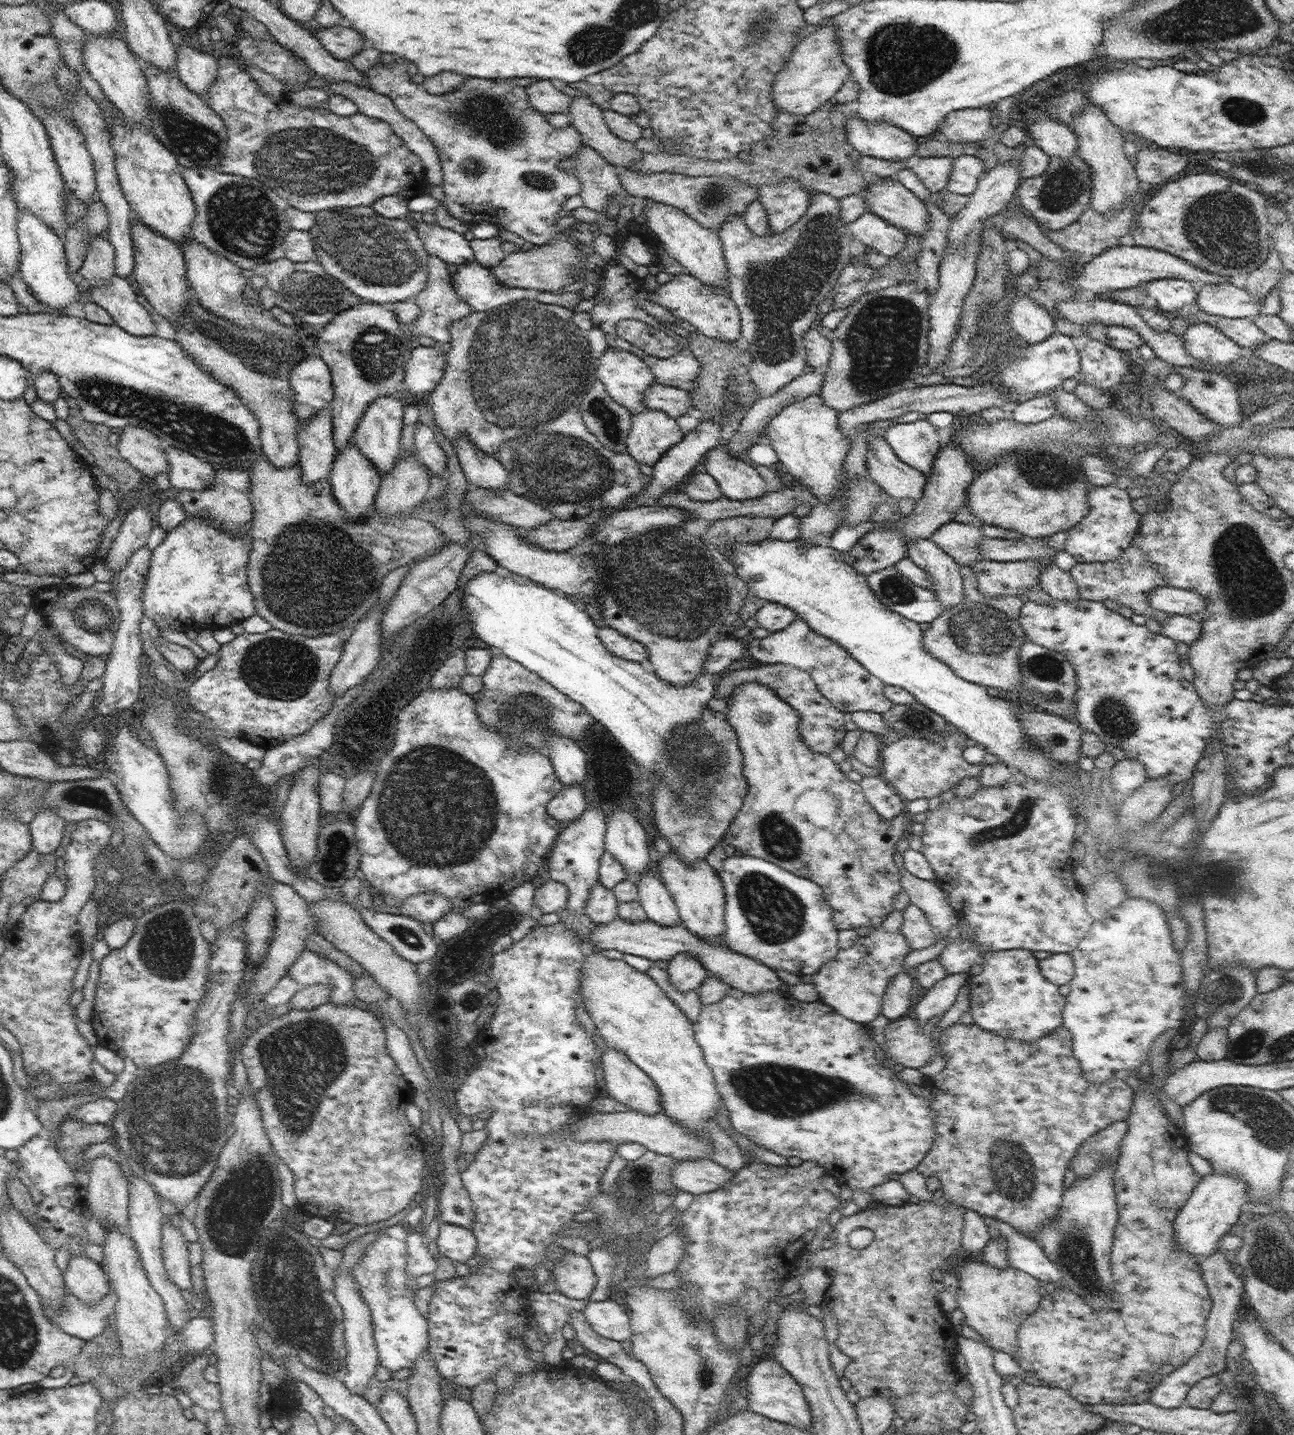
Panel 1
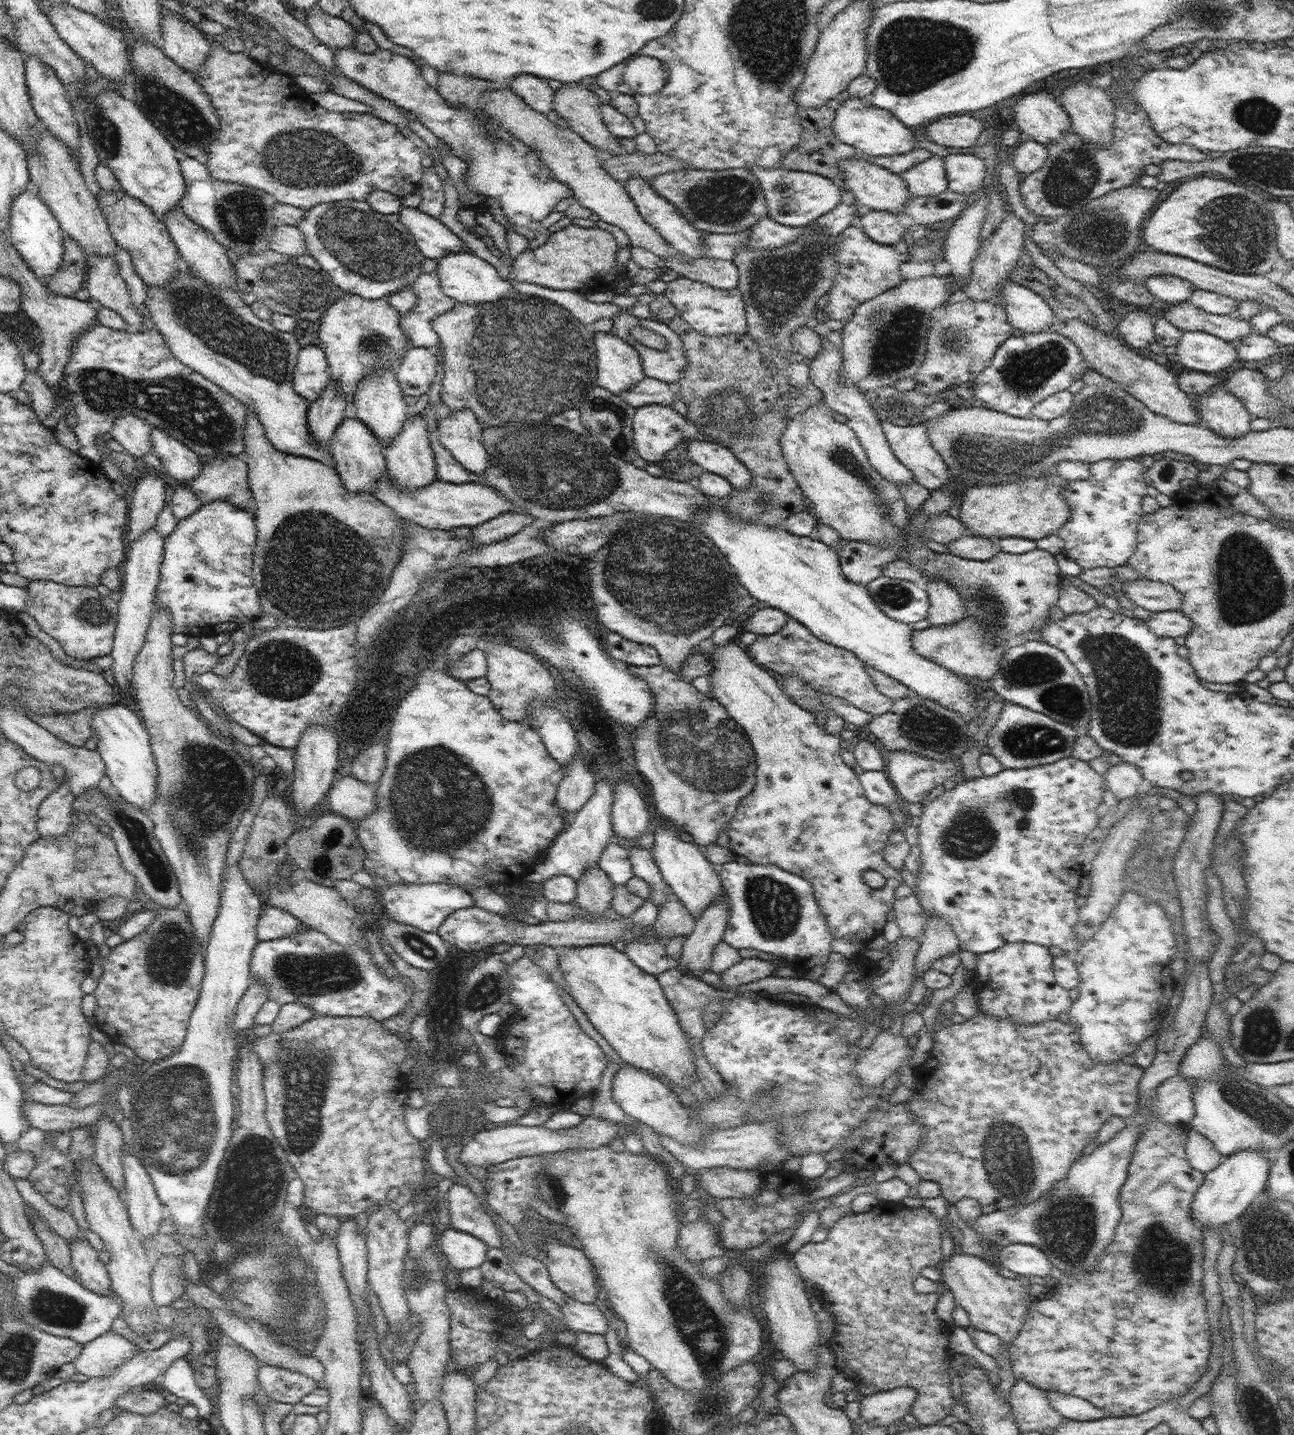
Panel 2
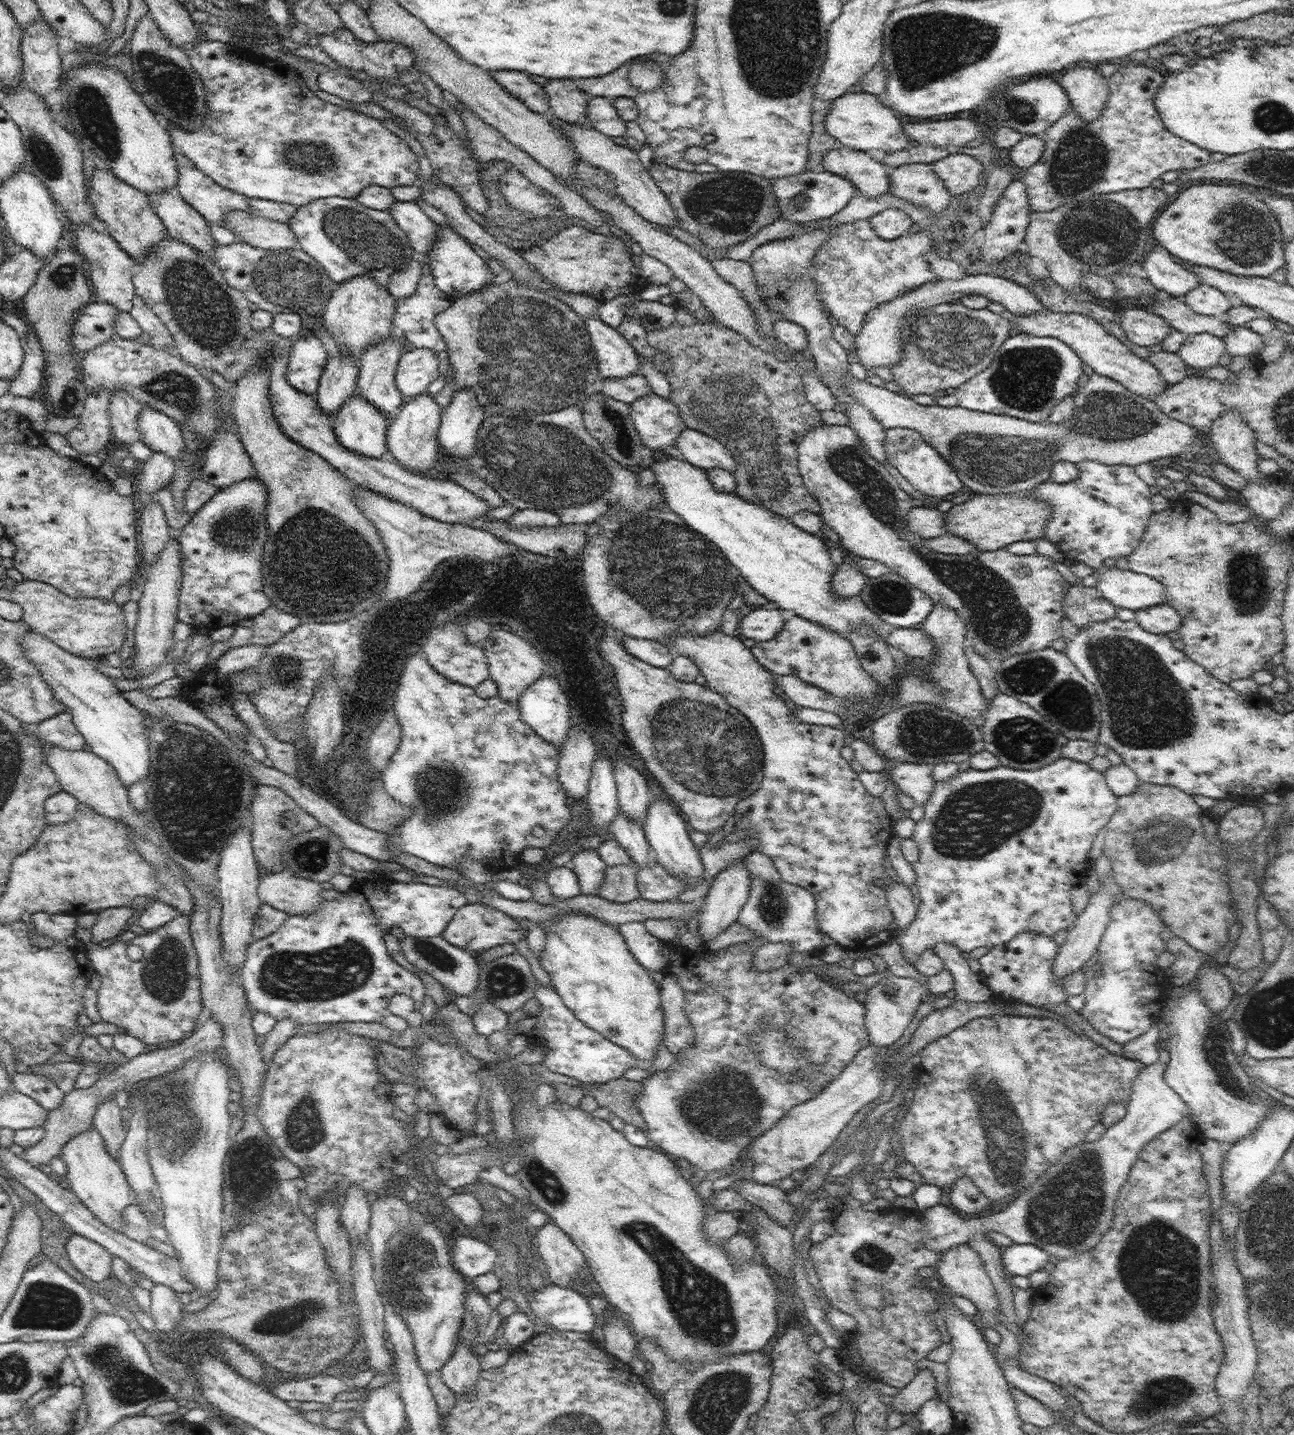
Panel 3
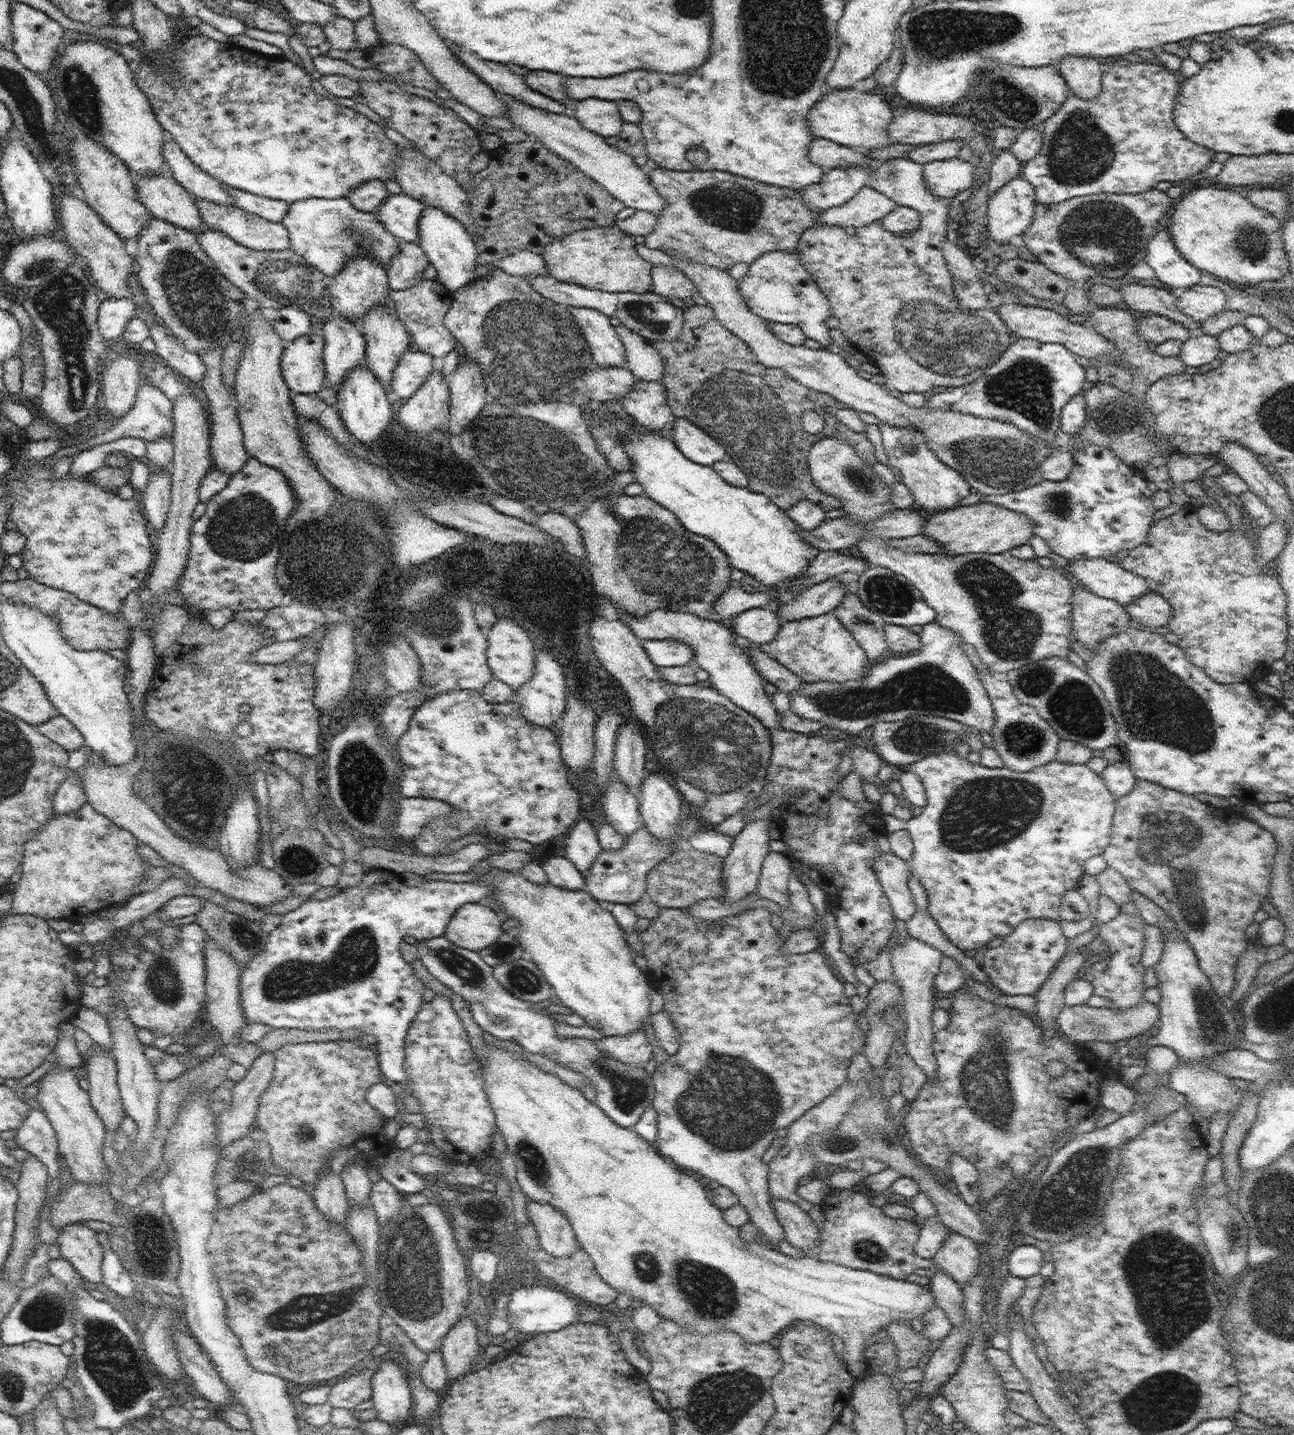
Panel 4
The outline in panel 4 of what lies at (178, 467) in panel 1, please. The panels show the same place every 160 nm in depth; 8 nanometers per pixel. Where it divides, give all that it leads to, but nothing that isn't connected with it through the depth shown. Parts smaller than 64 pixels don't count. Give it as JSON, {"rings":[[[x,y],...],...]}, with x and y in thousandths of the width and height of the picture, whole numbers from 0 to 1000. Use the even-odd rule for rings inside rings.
{"rings":[[[111,265],[106,272],[106,277],[104,281],[100,284],[100,286],[97,288],[97,290],[91,292],[90,298],[87,298],[87,300],[81,301],[80,302],[75,302],[73,305],[70,305],[68,308],[61,309],[60,311],[49,311],[44,315],[36,319],[36,323],[42,325],[44,321],[49,318],[55,318],[56,316],[60,316],[61,315],[71,312],[73,310],[77,310],[83,308],[87,308],[97,304],[103,304],[105,305],[110,305],[110,307],[118,307],[120,305],[126,305],[128,302],[132,302],[134,299],[134,294],[134,280],[117,267],[113,267]]]}

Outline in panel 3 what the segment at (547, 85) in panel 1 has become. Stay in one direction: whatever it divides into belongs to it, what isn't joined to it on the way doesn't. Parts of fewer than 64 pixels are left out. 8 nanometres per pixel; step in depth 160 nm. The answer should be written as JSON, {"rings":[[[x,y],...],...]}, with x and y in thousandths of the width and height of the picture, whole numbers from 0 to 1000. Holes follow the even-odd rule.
{"rings":[[[385,49],[380,50],[383,55],[394,66],[401,68],[410,77],[416,79],[424,79],[423,66],[420,61],[410,55],[405,50],[394,50]]]}

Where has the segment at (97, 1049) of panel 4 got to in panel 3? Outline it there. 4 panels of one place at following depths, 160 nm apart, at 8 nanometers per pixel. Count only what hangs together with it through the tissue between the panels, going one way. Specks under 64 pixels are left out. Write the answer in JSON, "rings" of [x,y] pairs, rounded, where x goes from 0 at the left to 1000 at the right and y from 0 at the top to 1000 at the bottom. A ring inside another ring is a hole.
{"rings":[[[88,765],[76,769],[72,778],[72,786],[79,792],[80,800],[90,810],[92,810],[92,804],[97,791],[94,774]]]}

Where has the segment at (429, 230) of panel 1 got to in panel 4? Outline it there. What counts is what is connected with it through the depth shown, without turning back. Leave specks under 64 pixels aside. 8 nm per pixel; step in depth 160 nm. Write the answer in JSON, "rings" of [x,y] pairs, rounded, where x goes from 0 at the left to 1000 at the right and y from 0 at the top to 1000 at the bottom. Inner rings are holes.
{"rings":[[[303,135],[300,137],[291,150],[295,157],[306,166],[315,169],[324,169],[324,153],[329,144],[315,137]]]}

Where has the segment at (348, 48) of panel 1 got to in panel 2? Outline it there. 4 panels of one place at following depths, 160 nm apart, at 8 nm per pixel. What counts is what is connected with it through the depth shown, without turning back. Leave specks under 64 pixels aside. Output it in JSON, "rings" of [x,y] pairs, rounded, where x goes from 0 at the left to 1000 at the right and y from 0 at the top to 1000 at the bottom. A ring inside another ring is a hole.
{"rings":[[[246,4],[237,8],[236,16],[243,25],[257,35],[274,31],[275,20],[263,11],[256,10]]]}

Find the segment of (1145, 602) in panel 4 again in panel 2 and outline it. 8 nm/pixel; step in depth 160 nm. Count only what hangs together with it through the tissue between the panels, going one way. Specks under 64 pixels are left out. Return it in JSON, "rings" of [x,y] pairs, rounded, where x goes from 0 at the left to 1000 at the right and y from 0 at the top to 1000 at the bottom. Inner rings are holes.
{"rings":[[[912,424],[890,426],[887,437],[895,444],[917,444],[921,440],[921,432]]]}

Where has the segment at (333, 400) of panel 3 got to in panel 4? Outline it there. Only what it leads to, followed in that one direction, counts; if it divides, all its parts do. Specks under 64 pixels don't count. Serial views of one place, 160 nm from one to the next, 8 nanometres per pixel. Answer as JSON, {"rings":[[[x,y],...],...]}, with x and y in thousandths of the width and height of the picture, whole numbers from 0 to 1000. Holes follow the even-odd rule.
{"rings":[[[258,219],[250,224],[250,250],[251,266],[258,272],[265,268],[268,261],[282,251],[283,236],[277,225]]]}

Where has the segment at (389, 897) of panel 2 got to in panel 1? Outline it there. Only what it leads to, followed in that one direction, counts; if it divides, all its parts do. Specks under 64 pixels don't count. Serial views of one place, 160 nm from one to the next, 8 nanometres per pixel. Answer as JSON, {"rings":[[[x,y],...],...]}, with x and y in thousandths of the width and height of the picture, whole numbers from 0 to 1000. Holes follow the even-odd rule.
{"rings":[[[323,622],[314,626],[314,629],[308,633],[312,638],[325,643],[335,644],[338,640],[349,635],[349,627],[340,622]]]}

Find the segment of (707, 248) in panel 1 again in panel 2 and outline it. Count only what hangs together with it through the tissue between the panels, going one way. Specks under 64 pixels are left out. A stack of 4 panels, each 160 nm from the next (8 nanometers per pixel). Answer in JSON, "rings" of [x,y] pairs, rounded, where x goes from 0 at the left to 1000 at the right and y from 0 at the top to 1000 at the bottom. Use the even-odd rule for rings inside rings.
{"rings":[[[490,123],[484,127],[483,131],[487,136],[488,141],[491,142],[492,146],[495,148],[496,153],[503,158],[505,158],[513,166],[515,169],[523,175],[530,178],[539,180],[546,179],[543,177],[543,162],[535,157],[530,152],[521,144],[515,138],[512,138],[510,135],[504,132],[503,125]]]}

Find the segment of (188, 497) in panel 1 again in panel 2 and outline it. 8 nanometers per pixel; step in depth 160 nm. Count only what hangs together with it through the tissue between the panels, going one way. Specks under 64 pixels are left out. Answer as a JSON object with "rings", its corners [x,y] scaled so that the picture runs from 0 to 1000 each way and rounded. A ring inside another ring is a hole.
{"rings":[[[168,318],[157,322],[147,341],[157,351],[173,348],[186,355],[195,355],[195,344],[192,336],[192,324],[186,318]]]}

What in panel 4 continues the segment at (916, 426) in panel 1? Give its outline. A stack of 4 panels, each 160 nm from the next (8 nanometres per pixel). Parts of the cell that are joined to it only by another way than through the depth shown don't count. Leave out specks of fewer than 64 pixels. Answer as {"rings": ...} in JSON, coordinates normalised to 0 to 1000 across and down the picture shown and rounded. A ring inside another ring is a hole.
{"rings":[[[680,295],[681,306],[686,318],[687,325],[696,328],[697,336],[706,346],[706,353],[714,355],[736,355],[750,344],[750,339],[740,328],[731,325],[719,314],[716,305],[713,301],[700,298],[692,298],[688,295]]]}

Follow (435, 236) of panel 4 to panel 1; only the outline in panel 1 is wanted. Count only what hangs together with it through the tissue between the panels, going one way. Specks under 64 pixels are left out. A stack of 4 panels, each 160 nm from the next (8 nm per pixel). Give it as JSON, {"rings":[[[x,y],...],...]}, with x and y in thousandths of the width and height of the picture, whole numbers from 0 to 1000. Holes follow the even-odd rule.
{"rings":[[[369,182],[355,185],[349,196],[354,206],[364,213],[366,217],[372,217],[407,208],[405,201],[394,201],[386,198],[379,187]]]}

